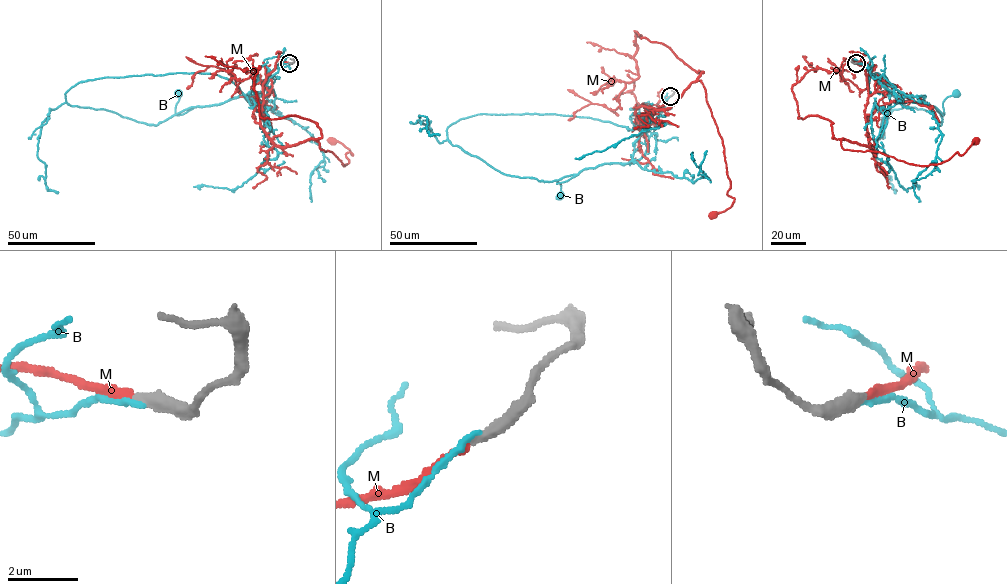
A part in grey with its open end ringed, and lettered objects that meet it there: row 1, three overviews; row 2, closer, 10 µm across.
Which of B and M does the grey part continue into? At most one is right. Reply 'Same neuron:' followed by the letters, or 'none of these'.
Same neuron: M

